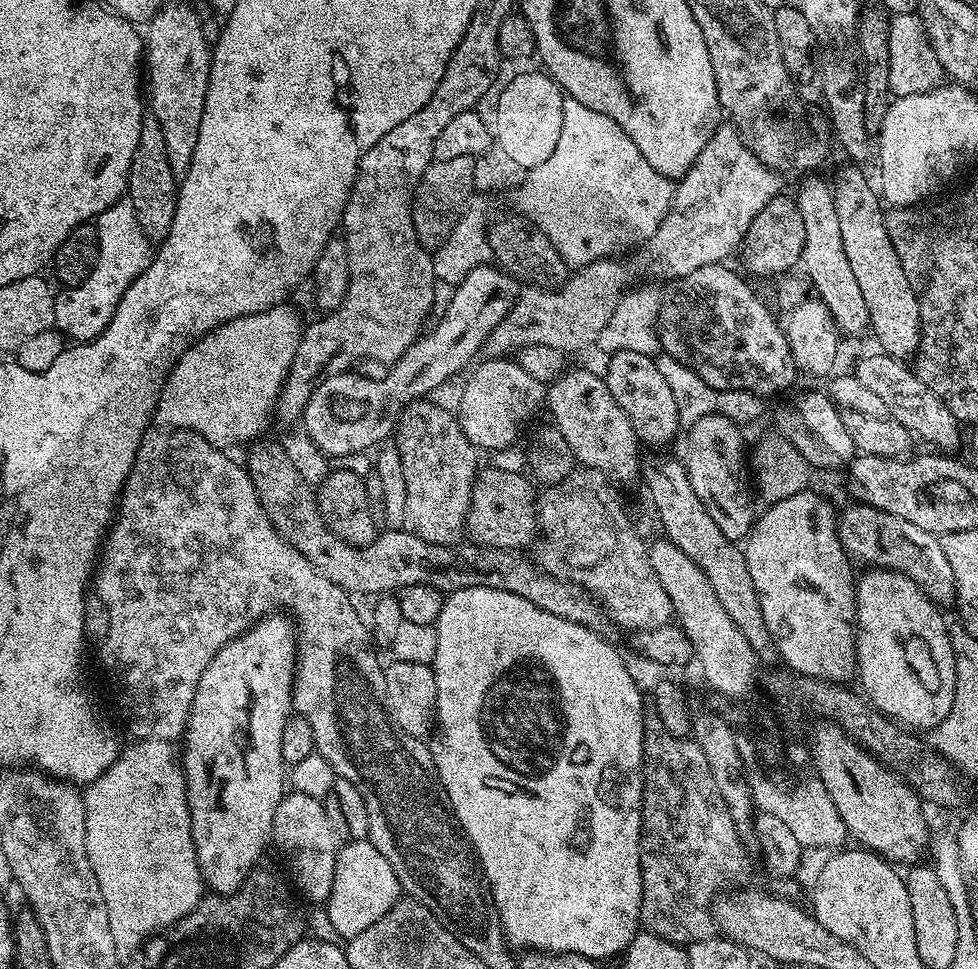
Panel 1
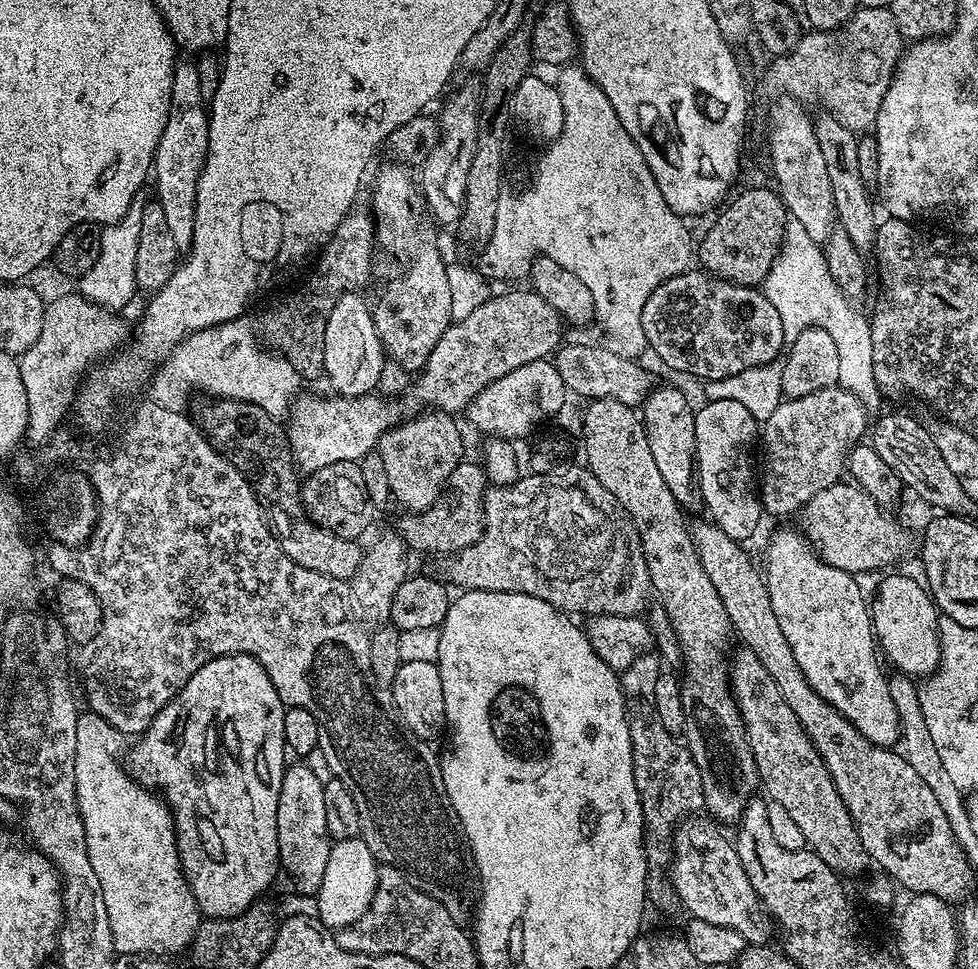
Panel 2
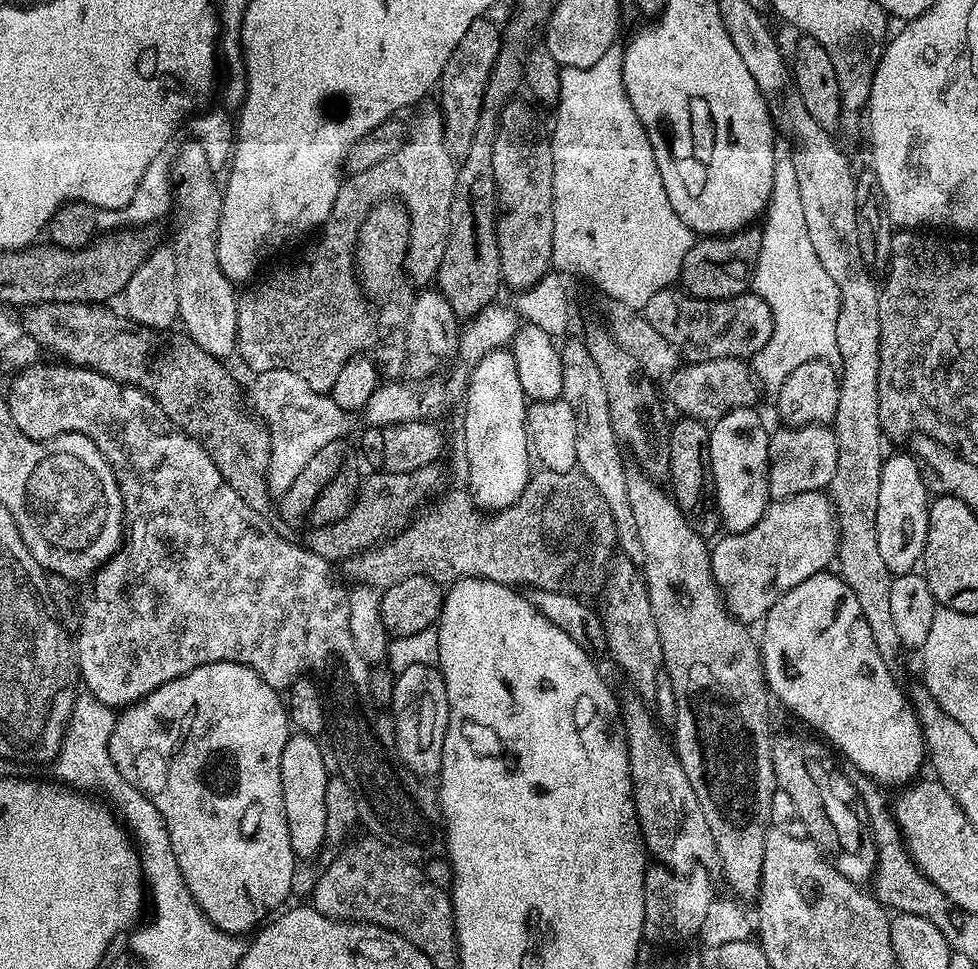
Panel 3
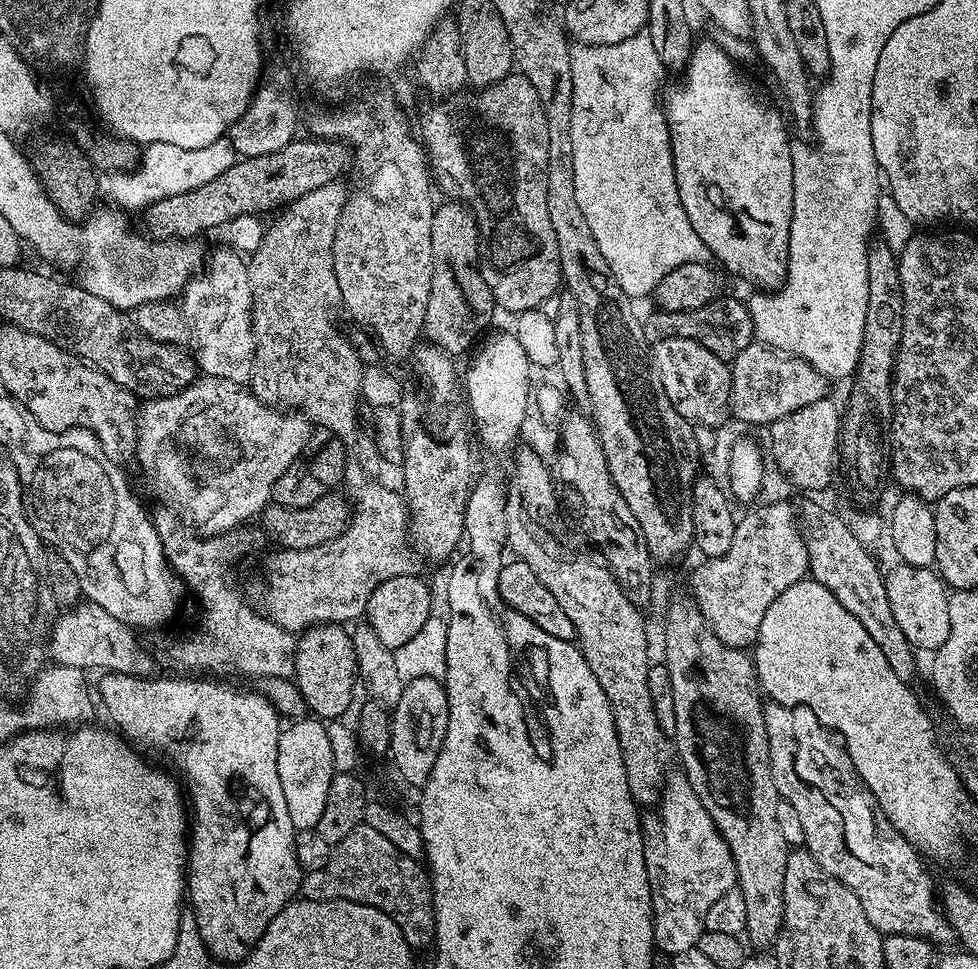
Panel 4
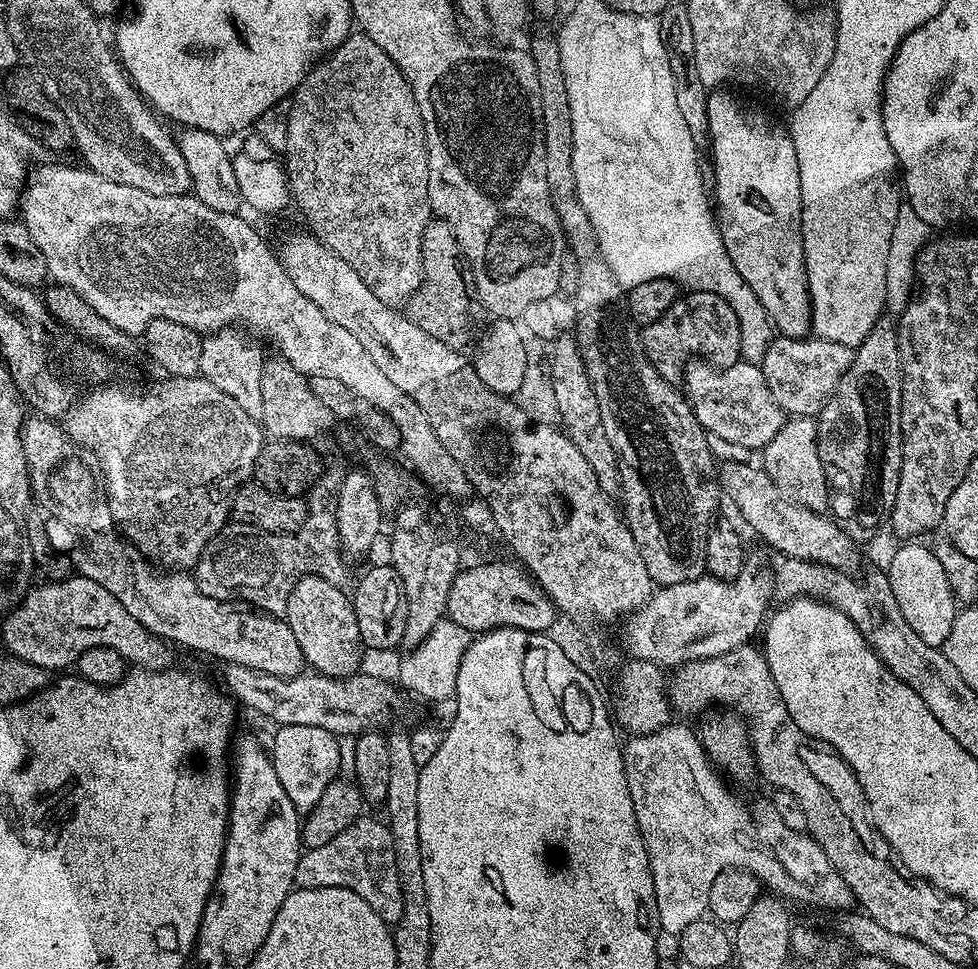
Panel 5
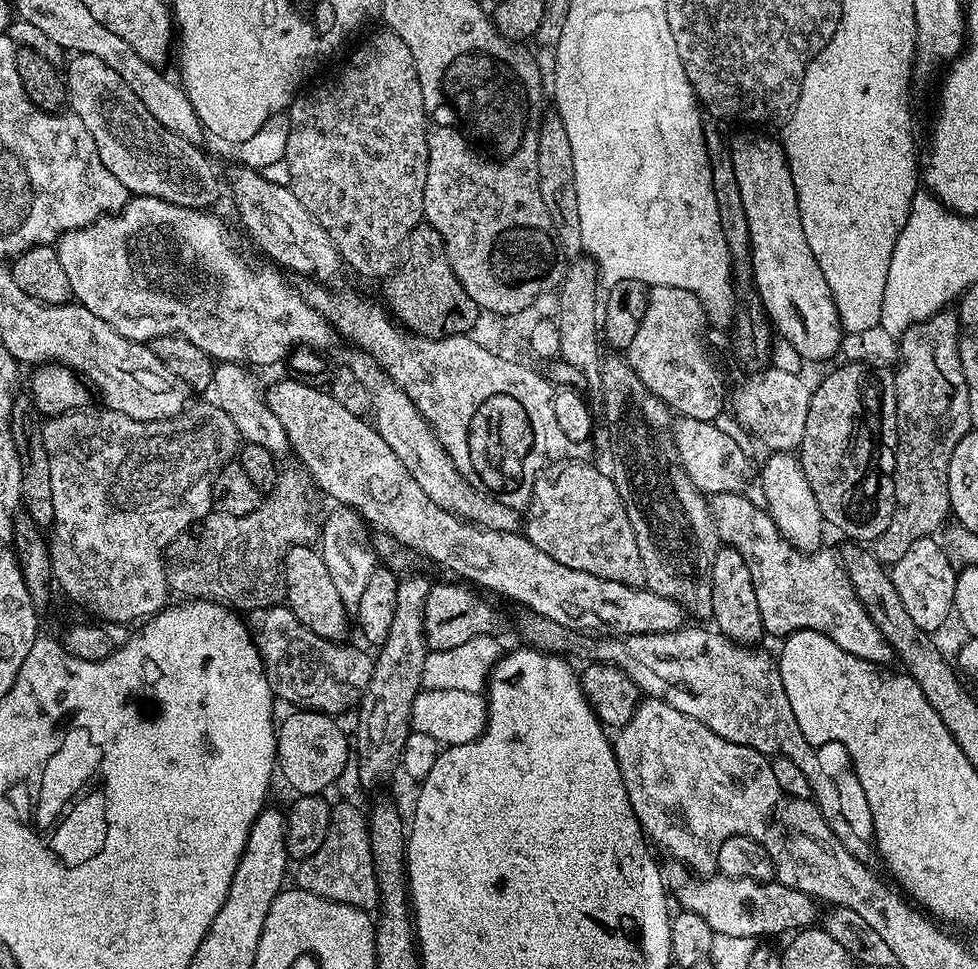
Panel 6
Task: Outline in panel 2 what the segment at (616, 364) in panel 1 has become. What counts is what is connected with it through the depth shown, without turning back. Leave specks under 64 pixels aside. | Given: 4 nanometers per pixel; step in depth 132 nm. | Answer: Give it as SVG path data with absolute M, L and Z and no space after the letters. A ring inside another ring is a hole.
M659 388L649 392L642 405L642 419L650 442L650 454L654 454L654 463L658 465L666 486L670 486L670 494L674 494L674 498L685 513L692 514L704 508L704 499L700 493L700 482L696 474L694 404L688 401L686 393L679 392L676 388Z

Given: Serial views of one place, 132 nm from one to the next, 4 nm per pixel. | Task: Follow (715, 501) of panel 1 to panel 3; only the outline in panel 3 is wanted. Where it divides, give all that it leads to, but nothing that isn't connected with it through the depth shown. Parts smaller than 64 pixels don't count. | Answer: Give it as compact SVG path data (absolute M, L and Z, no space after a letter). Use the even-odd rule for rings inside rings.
M755 407L735 408L718 418L708 430L712 484L716 487L716 505L725 533L745 532L760 521L768 509L768 437L770 428L764 425Z

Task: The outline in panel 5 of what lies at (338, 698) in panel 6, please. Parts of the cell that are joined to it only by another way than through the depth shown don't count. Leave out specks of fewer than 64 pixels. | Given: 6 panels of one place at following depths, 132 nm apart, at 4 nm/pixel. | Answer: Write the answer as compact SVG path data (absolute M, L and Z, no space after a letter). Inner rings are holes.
M48 418L35 419L25 419L22 429L22 446L28 463L28 486L35 503L37 500L43 504L40 506L48 519L48 536L52 544L58 551L68 553L79 575L98 582L98 586L106 586L106 590L110 590L110 594L114 594L114 598L118 598L118 602L122 602L125 610L134 614L134 618L138 618L146 630L165 642L173 640L192 652L213 656L224 664L250 666L250 670L262 670L262 674L274 674L283 680L299 676L305 671L302 646L298 646L298 638L294 638L294 630L290 630L287 619L270 616L259 610L245 610L233 606L227 600L202 594L195 579L187 571L151 568L148 565L151 564L149 557L129 544L116 527L108 505L108 494L104 491L97 465L90 459L89 453L75 444L59 423Z

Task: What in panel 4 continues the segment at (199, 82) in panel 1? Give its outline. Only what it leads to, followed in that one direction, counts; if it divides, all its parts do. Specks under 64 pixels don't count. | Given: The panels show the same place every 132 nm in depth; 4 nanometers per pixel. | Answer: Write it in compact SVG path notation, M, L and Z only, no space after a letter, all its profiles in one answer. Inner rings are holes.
M228 246L218 249L213 256L211 253L203 271L193 275L184 288L182 311L188 323L190 348L197 369L205 376L247 385L252 378L256 339L252 329L250 274L245 257Z

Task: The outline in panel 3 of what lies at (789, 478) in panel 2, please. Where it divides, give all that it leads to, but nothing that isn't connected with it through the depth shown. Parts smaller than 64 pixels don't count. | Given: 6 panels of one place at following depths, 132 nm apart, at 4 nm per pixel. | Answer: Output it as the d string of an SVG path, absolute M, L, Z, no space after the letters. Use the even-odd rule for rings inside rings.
M805 424L803 428L780 426L768 437L768 494L772 500L827 489L834 478L834 466L838 466L838 442L831 427L822 424Z

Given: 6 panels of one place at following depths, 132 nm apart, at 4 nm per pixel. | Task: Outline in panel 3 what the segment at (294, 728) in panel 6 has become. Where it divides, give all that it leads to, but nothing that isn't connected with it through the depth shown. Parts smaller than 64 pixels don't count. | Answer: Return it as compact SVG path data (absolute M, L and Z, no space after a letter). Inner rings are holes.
M292 734L282 750L282 802L286 810L286 830L290 830L290 846L297 858L316 856L326 844L326 782L330 774L326 762L322 762L320 745L317 737Z

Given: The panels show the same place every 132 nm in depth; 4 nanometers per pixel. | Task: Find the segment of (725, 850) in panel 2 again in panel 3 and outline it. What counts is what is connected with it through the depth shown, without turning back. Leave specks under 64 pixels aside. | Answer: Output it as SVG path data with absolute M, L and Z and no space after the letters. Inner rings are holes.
M635 694L629 695L629 697L629 700L627 701L625 699L622 704L622 719L624 722L624 733L626 734L626 738L628 739L628 765L630 766L630 778L632 779L632 797L634 798L634 802L636 803L636 817L638 818L638 822L640 823L640 833L642 834L642 838L644 839L644 847L649 857L651 857L651 859L655 861L657 865L663 866L665 868L671 868L672 871L677 874L687 874L693 871L693 869L695 869L697 866L708 866L704 864L708 864L710 862L713 863L713 861L716 860L716 847L714 846L714 838L712 837L712 831L710 830L710 826L706 826L706 814L702 814L702 806L698 806L698 794L694 794L694 786L690 786L690 778L686 778L686 770L682 770L682 762L676 756L675 747L673 747L673 745L669 743L669 741L668 744L666 741L664 741L665 733L662 731L655 715L653 715L653 713L650 711L649 705Z

